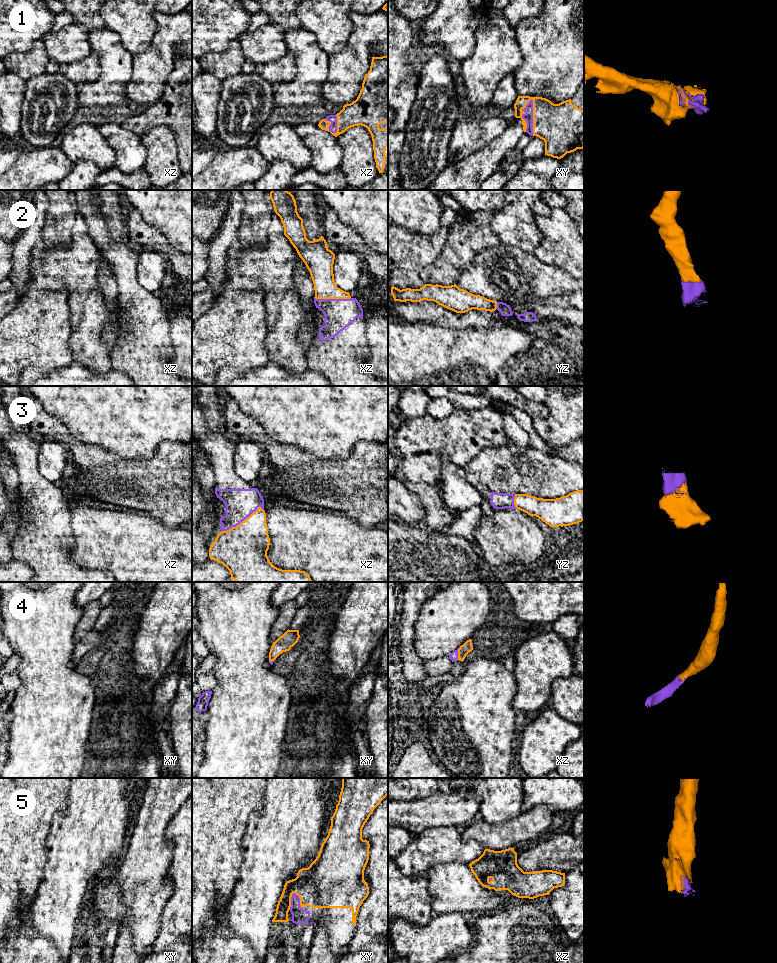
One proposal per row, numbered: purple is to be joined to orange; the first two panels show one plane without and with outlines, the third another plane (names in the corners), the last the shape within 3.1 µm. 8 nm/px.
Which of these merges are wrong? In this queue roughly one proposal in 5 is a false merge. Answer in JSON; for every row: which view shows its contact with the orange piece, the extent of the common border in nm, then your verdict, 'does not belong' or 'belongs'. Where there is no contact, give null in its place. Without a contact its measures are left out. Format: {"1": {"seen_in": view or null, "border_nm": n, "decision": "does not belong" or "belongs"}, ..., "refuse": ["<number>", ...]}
{"1": {"seen_in": "xy", "border_nm": 300, "decision": "belongs"}, "2": {"seen_in": "xz", "border_nm": 300, "decision": "belongs"}, "3": {"seen_in": "xz", "border_nm": 380, "decision": "belongs"}, "4": {"seen_in": "xz", "border_nm": 110, "decision": "belongs"}, "5": {"seen_in": "xy", "border_nm": 150, "decision": "belongs"}, "refuse": []}

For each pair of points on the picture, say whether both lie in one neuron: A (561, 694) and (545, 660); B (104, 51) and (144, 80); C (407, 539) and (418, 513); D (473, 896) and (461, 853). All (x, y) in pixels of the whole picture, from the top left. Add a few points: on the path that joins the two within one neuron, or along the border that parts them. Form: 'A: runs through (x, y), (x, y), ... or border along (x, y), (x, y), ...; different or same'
A: border along (573, 672), (552, 683), (549, 703); different
B: border along (133, 54), (132, 75), (123, 92); different
C: border along (398, 517), (407, 522), (414, 523); different
D: border along (440, 863), (459, 862), (468, 864); different

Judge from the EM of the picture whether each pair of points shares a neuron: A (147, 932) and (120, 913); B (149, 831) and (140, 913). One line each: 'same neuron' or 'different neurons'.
A: same neuron
B: same neuron

